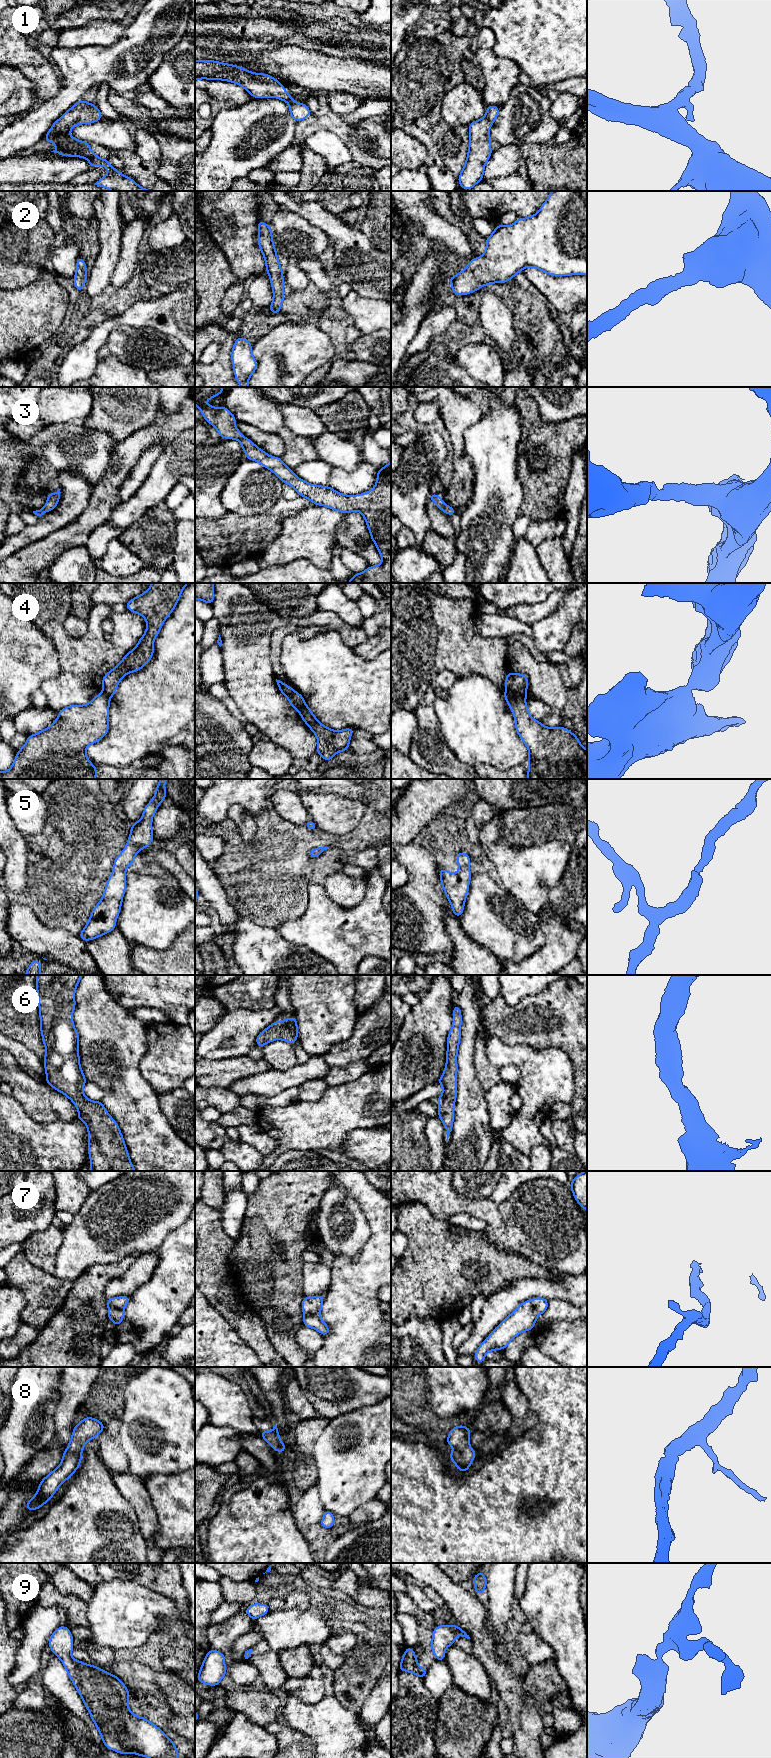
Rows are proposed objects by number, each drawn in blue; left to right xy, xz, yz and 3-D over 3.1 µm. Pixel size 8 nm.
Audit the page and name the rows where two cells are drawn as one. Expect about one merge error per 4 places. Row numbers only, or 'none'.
4

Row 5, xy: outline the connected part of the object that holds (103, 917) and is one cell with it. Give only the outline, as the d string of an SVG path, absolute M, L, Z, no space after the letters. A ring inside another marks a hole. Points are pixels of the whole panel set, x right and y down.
M160 779L155 796L145 806L142 818L132 823L128 842L123 851L115 858L111 876L106 882L106 888L100 902L93 908L88 923L78 935L87 942L106 933L110 933L116 927L116 918L120 914L123 896L126 889L126 868L131 866L138 852L150 846L154 836L152 830L152 818L162 801L166 799L165 782L168 779Z

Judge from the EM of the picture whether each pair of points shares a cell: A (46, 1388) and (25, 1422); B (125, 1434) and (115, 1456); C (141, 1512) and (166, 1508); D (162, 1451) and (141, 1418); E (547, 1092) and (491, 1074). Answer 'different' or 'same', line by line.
A: same
B: different
C: different
D: same
E: different

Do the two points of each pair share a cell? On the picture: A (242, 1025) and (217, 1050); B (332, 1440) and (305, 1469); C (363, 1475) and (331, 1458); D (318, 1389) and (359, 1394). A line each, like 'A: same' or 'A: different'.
A: same
B: different
C: same
D: same

